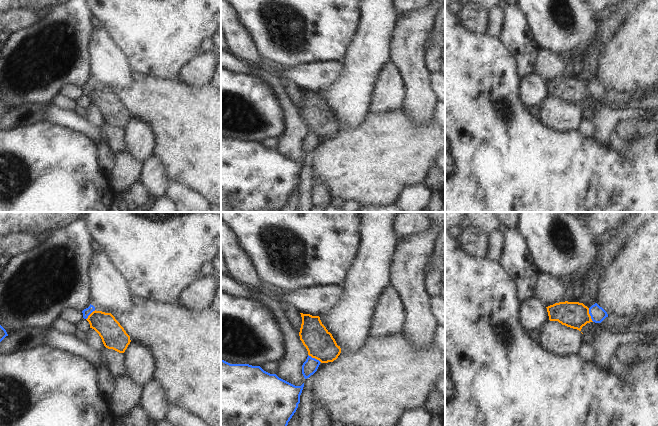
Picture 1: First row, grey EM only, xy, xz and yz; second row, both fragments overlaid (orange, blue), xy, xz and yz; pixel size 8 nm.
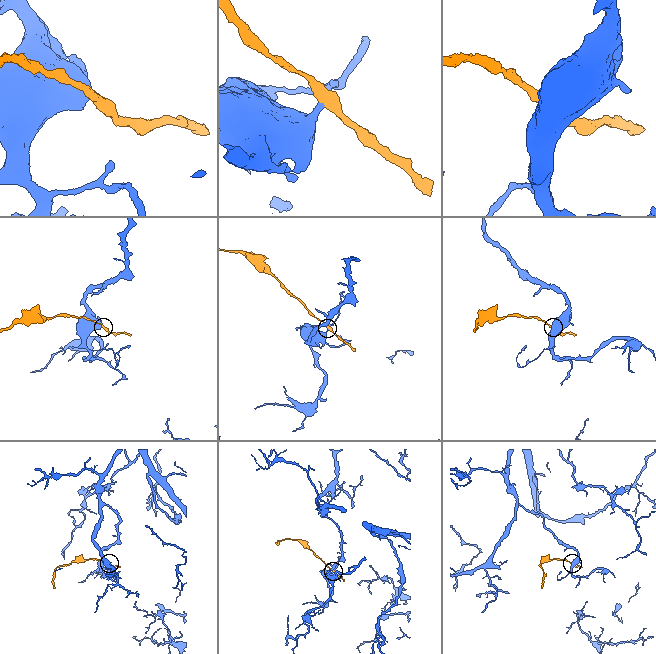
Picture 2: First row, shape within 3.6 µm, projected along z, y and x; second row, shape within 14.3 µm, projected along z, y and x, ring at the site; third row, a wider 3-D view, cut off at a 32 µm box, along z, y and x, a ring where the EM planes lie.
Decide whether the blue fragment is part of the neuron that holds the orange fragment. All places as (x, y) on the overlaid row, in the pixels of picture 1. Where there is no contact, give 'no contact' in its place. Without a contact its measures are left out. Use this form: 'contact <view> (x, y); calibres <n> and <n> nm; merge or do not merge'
contact yz (589, 315); calibres 220 and 120 nm; do not merge

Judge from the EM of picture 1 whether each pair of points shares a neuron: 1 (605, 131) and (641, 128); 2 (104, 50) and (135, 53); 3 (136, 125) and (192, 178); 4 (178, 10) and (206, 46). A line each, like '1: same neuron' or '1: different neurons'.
1: different neurons
2: different neurons
3: different neurons
4: different neurons

